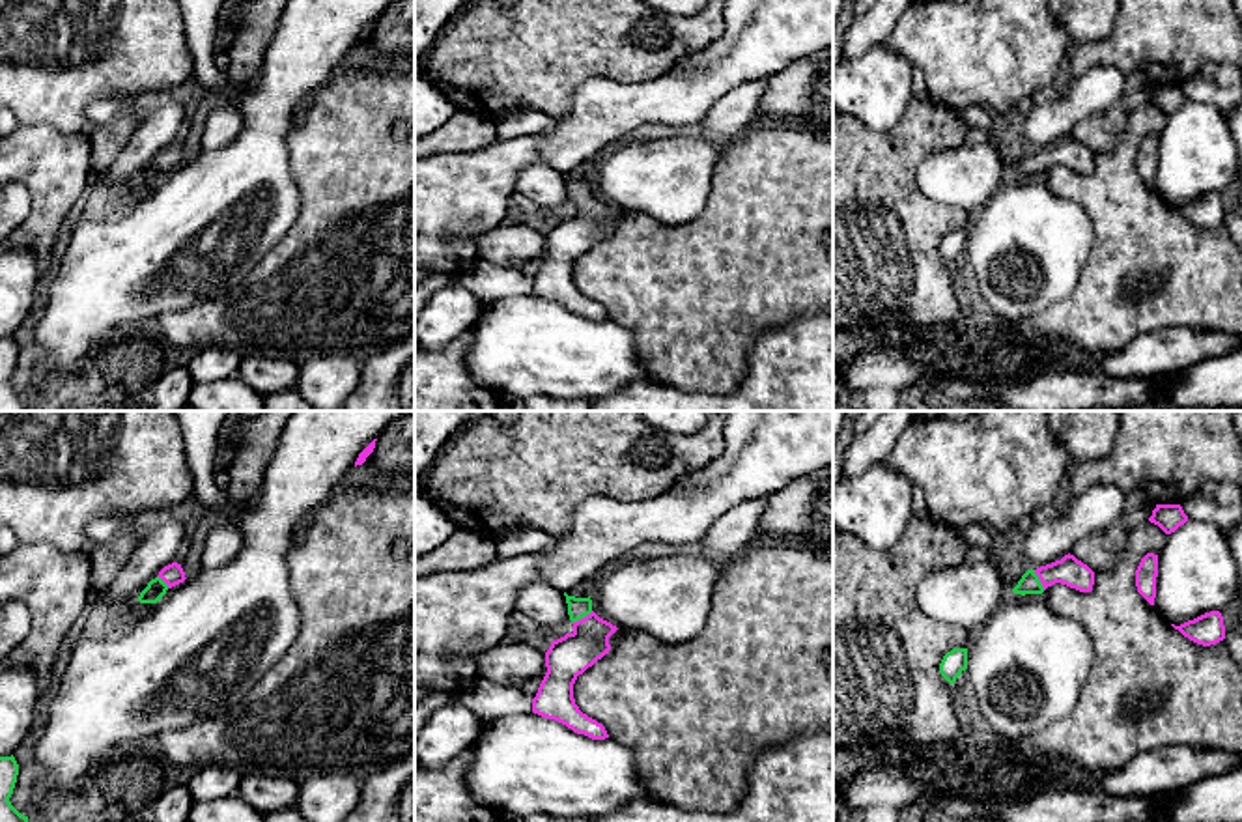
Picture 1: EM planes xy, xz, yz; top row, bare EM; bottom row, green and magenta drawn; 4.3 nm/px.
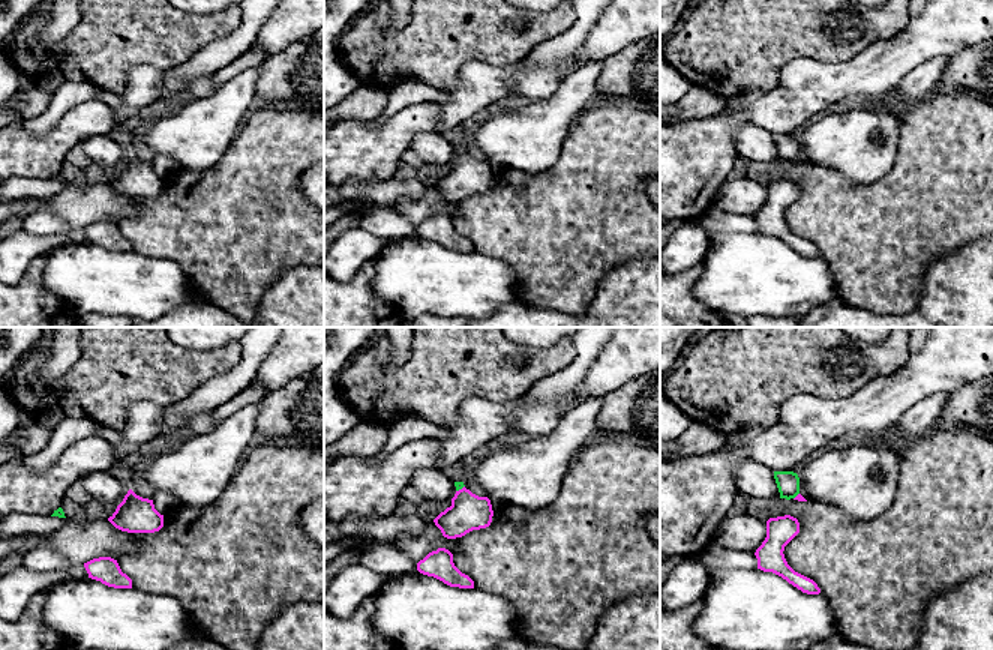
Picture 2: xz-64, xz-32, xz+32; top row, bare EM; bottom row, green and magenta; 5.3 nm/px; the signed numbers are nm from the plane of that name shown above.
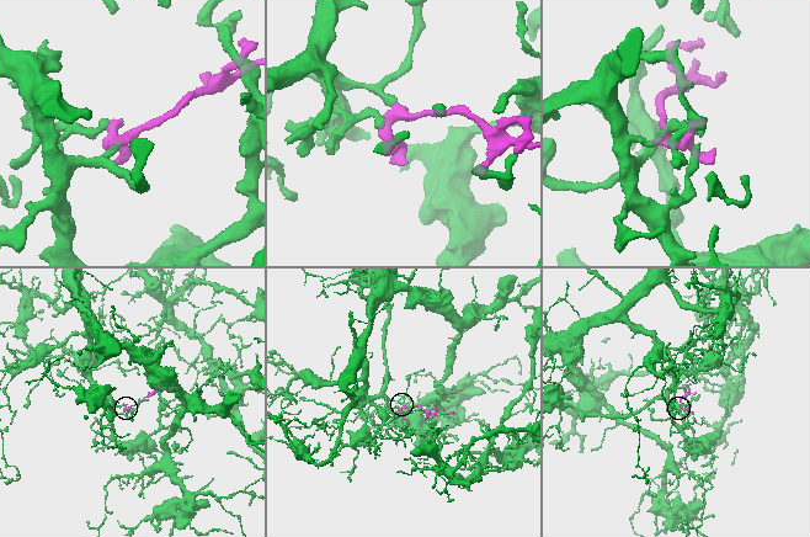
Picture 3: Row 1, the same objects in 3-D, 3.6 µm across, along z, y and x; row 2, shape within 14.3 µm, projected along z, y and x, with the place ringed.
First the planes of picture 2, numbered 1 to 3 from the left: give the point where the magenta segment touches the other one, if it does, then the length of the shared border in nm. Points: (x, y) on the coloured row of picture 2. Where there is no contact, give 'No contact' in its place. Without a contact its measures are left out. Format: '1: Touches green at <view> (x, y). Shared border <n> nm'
1: No contact
2: Touches green at xz-32 (459, 488). Shared border 60 nm
3: Touches green at xz+32 (797, 494). Shared border 50 nm

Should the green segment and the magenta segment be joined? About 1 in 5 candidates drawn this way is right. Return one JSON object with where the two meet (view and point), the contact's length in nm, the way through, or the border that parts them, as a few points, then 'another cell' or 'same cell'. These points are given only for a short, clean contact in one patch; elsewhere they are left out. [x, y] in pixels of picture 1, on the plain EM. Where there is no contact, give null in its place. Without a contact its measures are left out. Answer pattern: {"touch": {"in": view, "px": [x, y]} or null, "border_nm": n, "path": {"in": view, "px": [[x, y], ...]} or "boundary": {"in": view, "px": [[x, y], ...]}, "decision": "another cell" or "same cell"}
{"touch": {"in": "yz", "px": [1039, 161]}, "border_nm": 100, "path": {"in": "yz", "px": [[1030, 165], [1039, 161], [1069, 152]]}, "decision": "same cell"}

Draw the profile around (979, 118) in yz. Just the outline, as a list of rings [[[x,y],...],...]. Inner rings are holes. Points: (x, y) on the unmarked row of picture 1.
[[[967,106],[966,110],[960,112],[960,118],[969,129],[984,131],[990,140],[995,140],[994,121],[990,118],[988,108],[984,108],[984,106]]]

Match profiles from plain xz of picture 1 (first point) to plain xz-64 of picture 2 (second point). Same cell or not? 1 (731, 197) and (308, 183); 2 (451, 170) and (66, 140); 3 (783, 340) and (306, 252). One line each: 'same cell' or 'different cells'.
1: different cells
2: same cell
3: different cells

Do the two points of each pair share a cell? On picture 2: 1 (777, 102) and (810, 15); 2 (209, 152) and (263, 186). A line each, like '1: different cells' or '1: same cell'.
1: different cells
2: different cells

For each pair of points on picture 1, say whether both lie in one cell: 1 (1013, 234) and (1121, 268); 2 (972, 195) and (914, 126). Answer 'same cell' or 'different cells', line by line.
1: different cells
2: different cells

